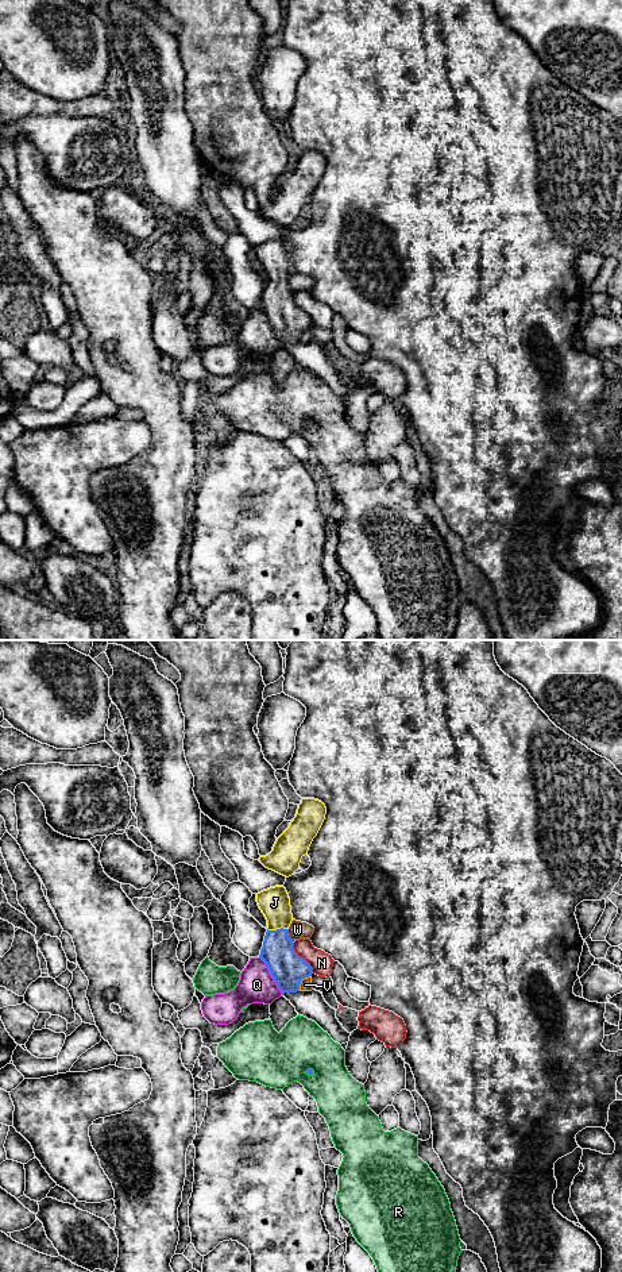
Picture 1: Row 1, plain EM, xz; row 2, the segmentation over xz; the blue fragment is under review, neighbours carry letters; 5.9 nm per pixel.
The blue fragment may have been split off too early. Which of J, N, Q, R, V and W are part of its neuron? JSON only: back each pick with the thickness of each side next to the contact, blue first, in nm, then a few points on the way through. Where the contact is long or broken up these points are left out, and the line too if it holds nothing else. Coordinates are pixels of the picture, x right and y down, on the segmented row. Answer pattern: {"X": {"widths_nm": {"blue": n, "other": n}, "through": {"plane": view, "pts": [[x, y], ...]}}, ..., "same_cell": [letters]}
{"J": {"widths_nm": {"blue": 200, "other": 190}, "through": {"plane": "xz", "pts": [[288, 970], [277, 952], [277, 929], [277, 908], [274, 902]]}}, "same_cell": ["J"]}

